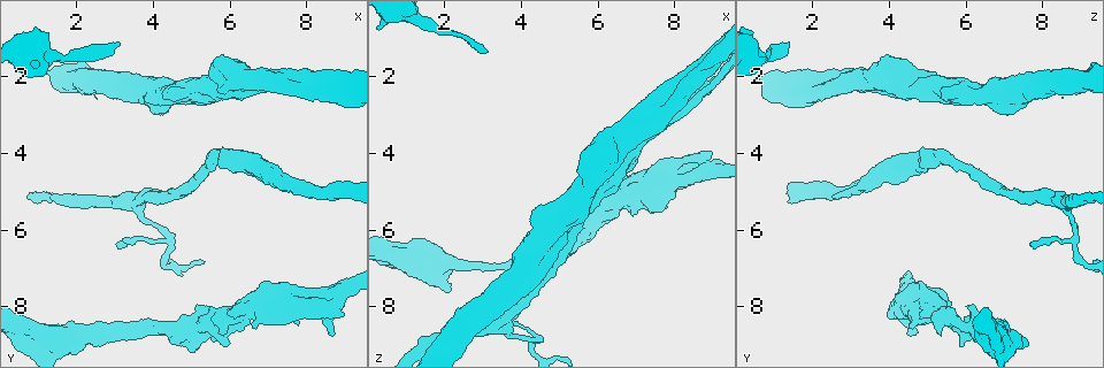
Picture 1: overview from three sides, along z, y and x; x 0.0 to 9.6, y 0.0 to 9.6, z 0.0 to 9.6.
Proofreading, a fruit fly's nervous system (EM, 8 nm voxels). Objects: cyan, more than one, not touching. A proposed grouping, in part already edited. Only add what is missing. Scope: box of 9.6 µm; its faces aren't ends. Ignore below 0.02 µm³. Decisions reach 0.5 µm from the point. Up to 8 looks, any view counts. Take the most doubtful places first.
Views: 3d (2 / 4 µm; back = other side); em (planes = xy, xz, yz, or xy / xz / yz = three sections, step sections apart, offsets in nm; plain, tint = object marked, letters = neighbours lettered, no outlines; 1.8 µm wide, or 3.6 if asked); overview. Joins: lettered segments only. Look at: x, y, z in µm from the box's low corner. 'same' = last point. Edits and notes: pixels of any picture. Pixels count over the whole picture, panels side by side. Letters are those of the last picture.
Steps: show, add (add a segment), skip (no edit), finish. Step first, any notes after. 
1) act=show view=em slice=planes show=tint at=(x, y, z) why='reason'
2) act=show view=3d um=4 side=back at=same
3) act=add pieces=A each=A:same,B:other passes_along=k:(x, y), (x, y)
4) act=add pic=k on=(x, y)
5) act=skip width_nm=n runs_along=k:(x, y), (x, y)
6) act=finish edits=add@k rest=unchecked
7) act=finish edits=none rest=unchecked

act=show view=3d um=4 at=(5.40, 7.95, 6.10)

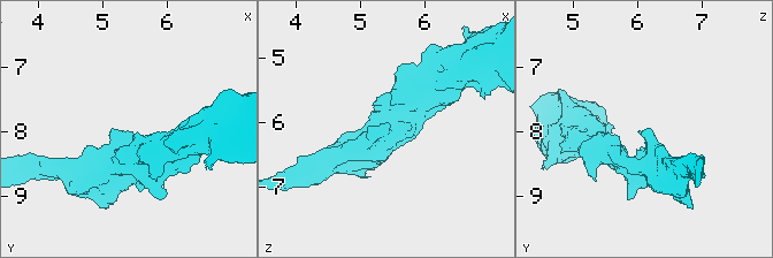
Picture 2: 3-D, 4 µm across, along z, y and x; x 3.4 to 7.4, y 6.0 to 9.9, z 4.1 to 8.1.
act=show view=em slice=xz step=8 show=letters at=(5.40, 8.00, 6.05)

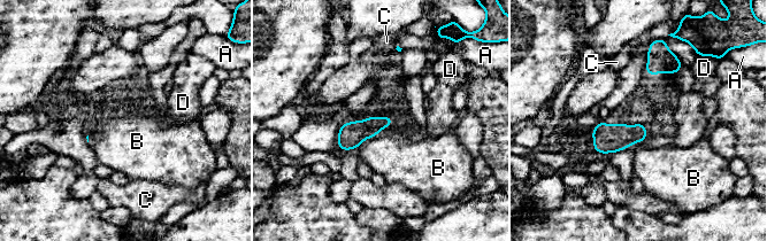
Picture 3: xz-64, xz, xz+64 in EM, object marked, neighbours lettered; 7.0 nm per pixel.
act=skip each=A:other,B:other,C:other,D:other border=3:(390, 124), (355, 148) found='none of them fits'

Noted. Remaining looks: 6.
act=show view=3d um=2 at=(3.60, 5.30, 8.35) why='thick turns thin'

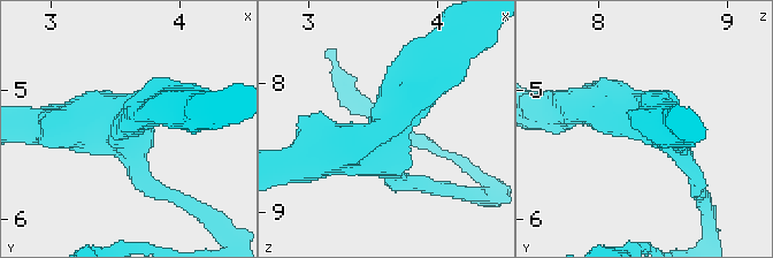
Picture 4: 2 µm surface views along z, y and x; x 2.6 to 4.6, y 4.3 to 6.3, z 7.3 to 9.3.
act=show view=em slice=planes show=tint at=(3.58, 5.26, 8.40) arms=3 why='need the tissue'

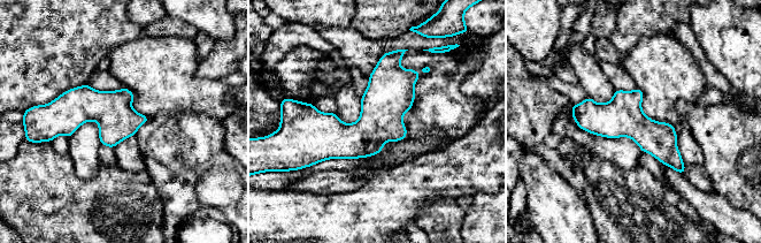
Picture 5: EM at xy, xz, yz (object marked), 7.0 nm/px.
act=show view=em slice=planes show=letters at=same

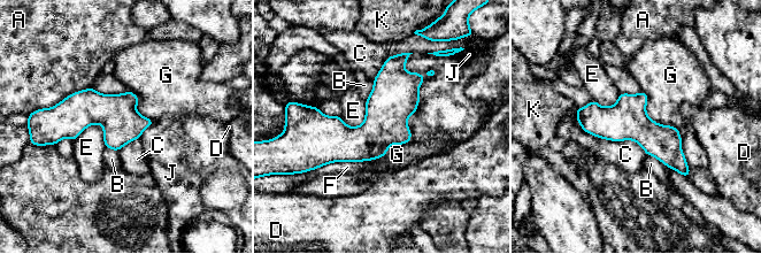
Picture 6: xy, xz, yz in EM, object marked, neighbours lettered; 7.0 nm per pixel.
act=skip each=A:other,B:other,C:other,D:other,E:other,F:other,G:other,J:other,K:other border=6:(642, 90), (646, 114), (677, 129) found='no lettered segment goes on from it'

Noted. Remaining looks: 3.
act=show view=3d um=2 at=(3.15, 1.15, 1.40)

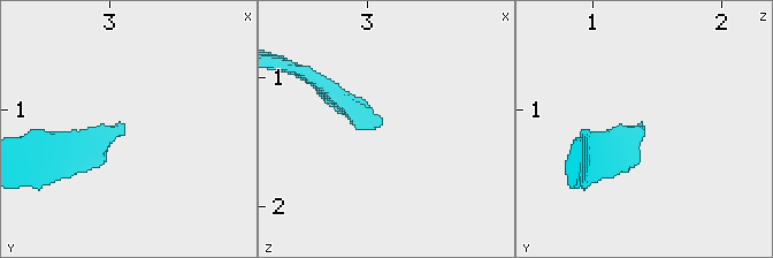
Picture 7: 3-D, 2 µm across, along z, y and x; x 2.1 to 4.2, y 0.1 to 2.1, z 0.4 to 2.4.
act=show view=em slice=planes show=letters at=(3.08, 1.12, 1.36)

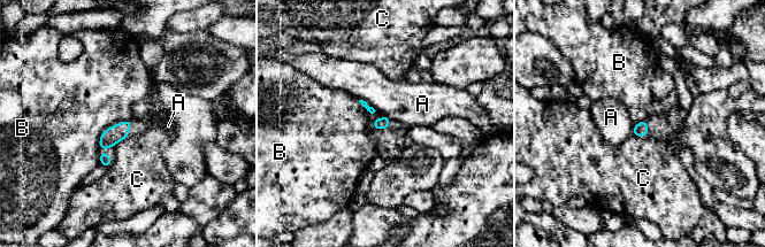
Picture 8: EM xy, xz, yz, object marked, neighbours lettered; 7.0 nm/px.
act=skip each=A:other,B:other,C:other border=8:(119, 122), (101, 133), (98, 146) found='no lettered segment goes on from it'

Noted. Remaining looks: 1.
act=finish edits=none rest=unchecked

